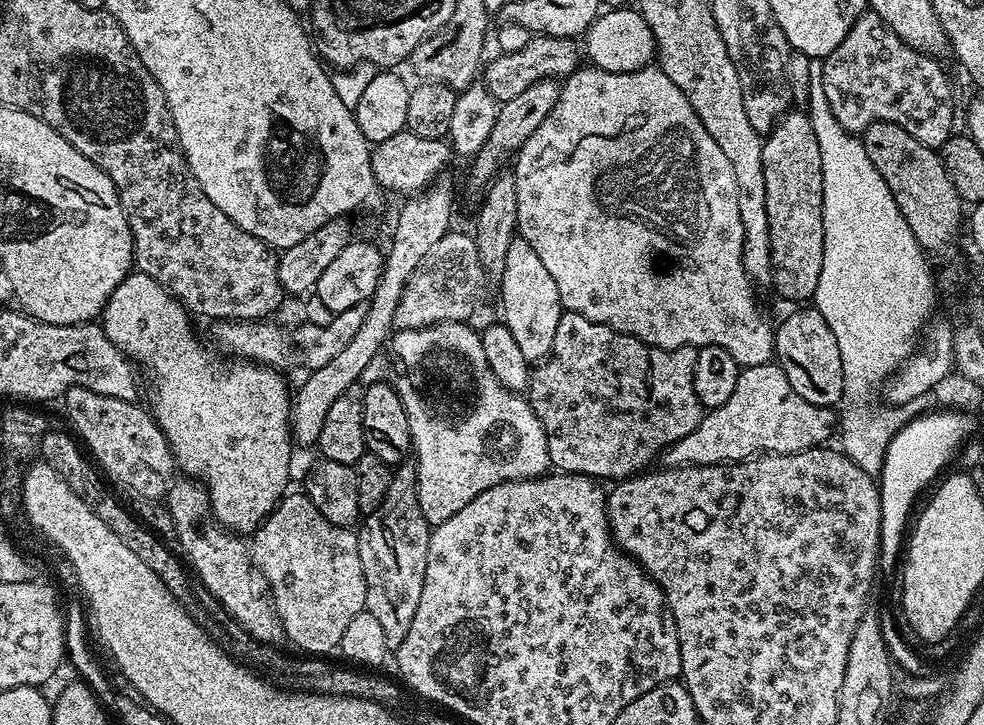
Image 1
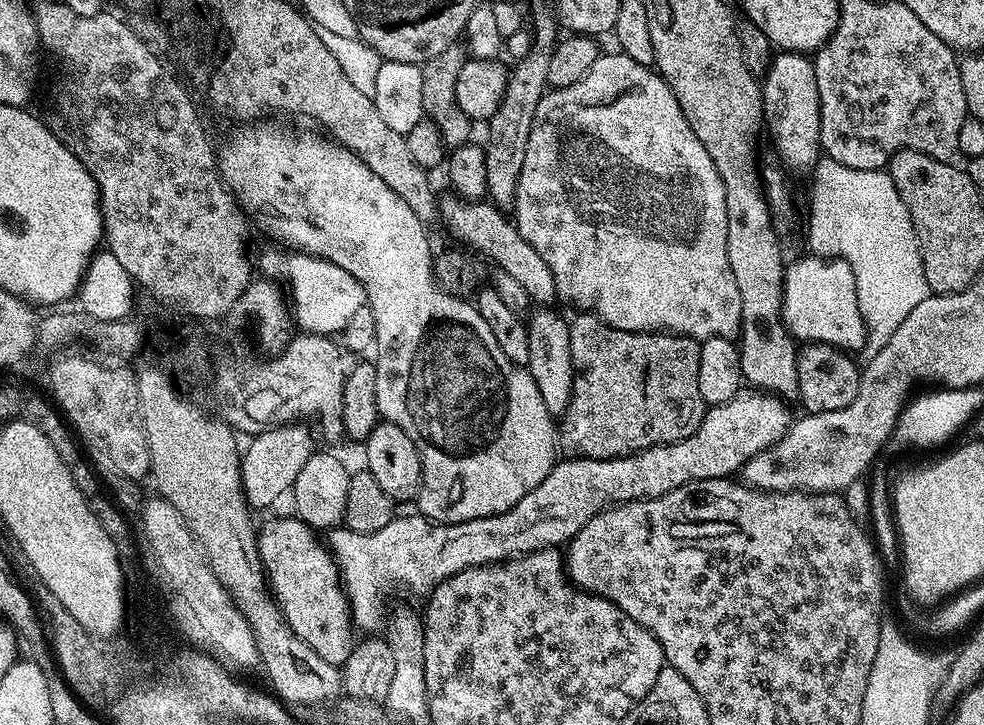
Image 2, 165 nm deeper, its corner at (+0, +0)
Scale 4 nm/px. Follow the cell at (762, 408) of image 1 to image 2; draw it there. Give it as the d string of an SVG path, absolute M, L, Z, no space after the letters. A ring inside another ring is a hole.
M742 390L734 398L730 398L730 402L725 404L711 405L705 411L702 422L698 426L698 430L694 430L694 434L690 434L684 440L675 440L672 444L656 444L653 448L644 448L641 452L633 452L627 456L615 456L612 460L585 460L583 458L564 458L552 465L550 474L546 474L546 478L542 478L542 482L538 482L538 486L534 486L534 490L527 492L514 506L510 506L505 512L500 512L496 516L483 516L482 518L474 518L466 522L458 522L457 524L437 524L434 520L429 520L427 516L413 514L413 516L397 515L390 522L386 522L386 526L382 526L377 532L354 532L349 528L337 526L327 533L326 547L332 553L332 559L336 561L336 567L340 569L340 583L343 587L344 594L348 598L348 610L350 620L353 625L356 624L364 632L372 632L376 627L383 625L386 620L386 612L384 616L384 603L388 600L388 591L395 584L401 584L404 588L409 588L412 592L431 593L436 585L441 584L446 578L450 578L454 574L458 574L464 568L479 566L482 564L498 564L509 558L523 556L526 552L536 552L539 548L550 548L553 546L563 545L578 534L578 530L582 530L582 526L586 521L605 508L614 504L625 504L628 500L647 500L649 496L661 496L670 490L680 488L684 484L699 482L702 480L719 480L721 478L731 477L731 472L739 473L744 465L749 464L753 458L762 450L766 450L774 442L778 442L788 432L790 423L790 415L788 416L788 408L783 399L775 394L769 394L764 390Z

